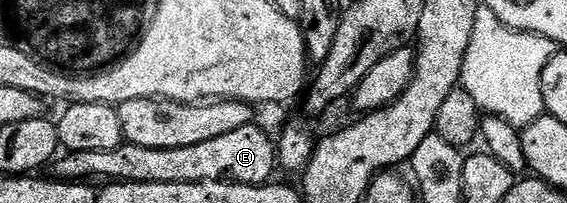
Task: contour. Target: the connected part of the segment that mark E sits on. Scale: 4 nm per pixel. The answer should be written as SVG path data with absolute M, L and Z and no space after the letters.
M259 124L243 126L237 128L235 132L226 132L226 136L217 136L214 140L205 140L203 144L190 144L186 148L142 148L133 142L124 142L118 148L114 148L110 152L64 152L55 159L54 167L56 166L55 177L57 179L79 183L81 180L111 180L113 183L121 182L137 182L138 184L194 184L195 182L237 182L238 184L246 184L247 186L266 186L273 181L272 173L278 170L278 159L276 157L277 143L263 130Z

